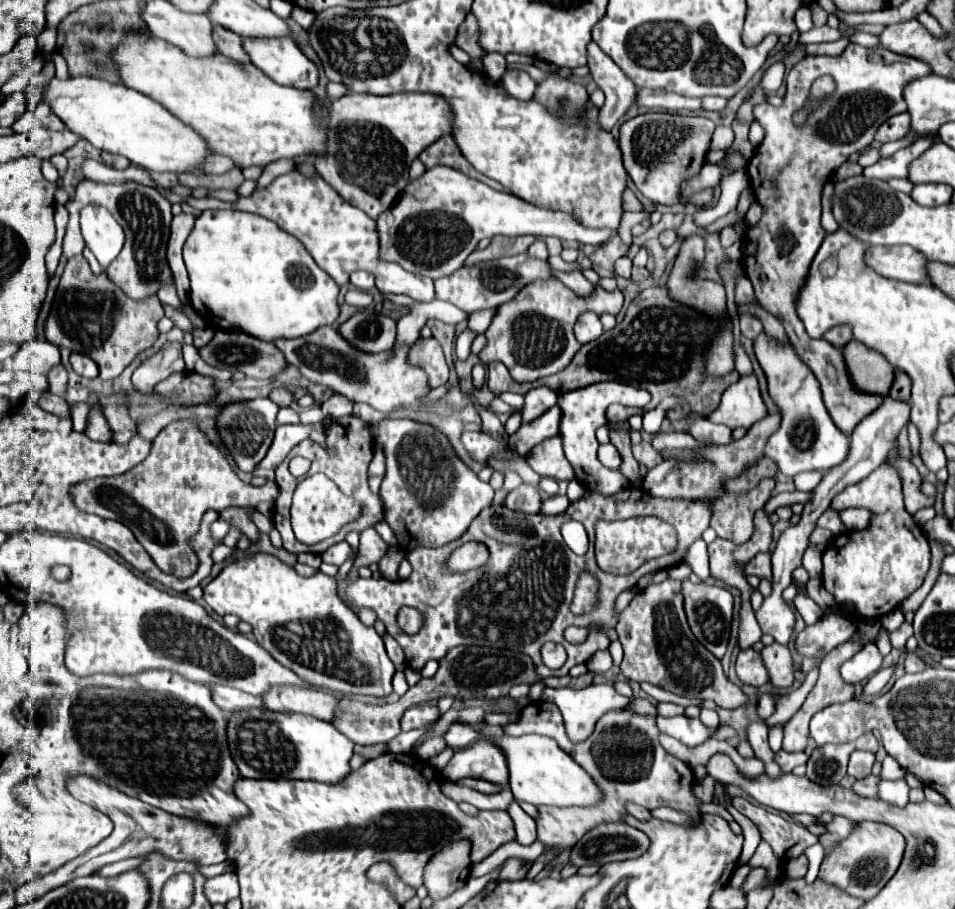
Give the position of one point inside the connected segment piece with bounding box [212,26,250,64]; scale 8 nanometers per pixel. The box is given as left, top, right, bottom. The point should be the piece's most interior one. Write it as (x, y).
(230, 44)

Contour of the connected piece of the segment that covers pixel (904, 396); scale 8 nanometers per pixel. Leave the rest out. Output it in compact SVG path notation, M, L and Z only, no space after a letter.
M896 370L896 380L892 382L890 396L896 398L896 400L904 400L904 402L908 402L910 388L912 388L912 382L908 380L908 374L902 372L902 370Z

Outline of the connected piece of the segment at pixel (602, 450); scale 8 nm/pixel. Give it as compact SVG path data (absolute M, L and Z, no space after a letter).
M600 444L600 448L598 448L598 460L604 466L612 468L612 470L618 470L618 466L620 466L620 454L618 454L614 444Z

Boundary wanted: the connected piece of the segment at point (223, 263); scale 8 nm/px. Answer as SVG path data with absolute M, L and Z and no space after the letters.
M204 210L196 218L196 224L194 224L194 228L192 228L192 232L184 244L184 262L186 262L186 270L188 270L188 278L190 278L190 304L198 312L198 316L206 322L206 326L212 324L212 326L222 328L222 330L242 330L242 332L258 336L266 342L272 342L278 338L306 336L324 324L334 324L338 314L340 314L338 302L336 302L336 298L338 298L336 282L314 262L314 258L308 254L308 250L304 248L304 244L300 240L296 240L294 236L290 236L288 232L278 228L274 222L270 222L262 216L256 216L250 212L240 212L240 210Z

